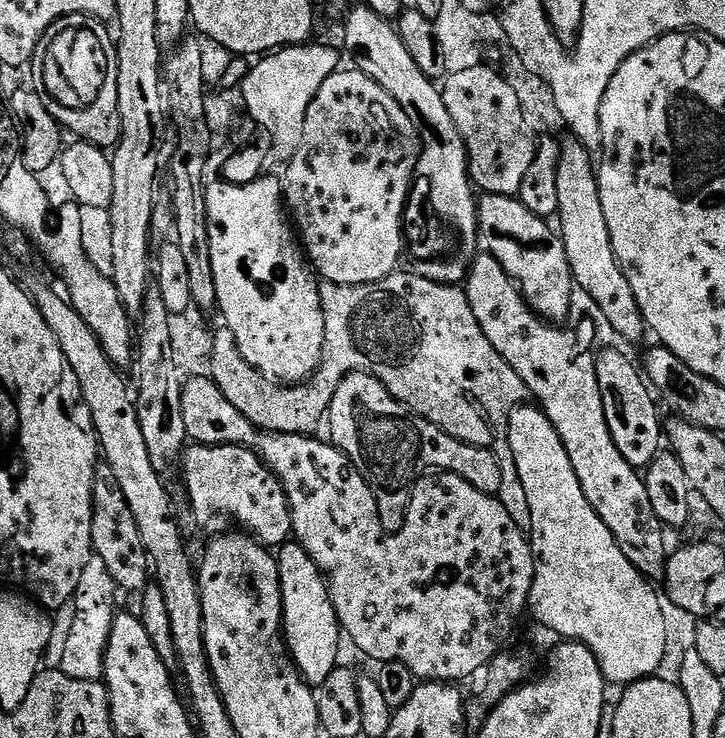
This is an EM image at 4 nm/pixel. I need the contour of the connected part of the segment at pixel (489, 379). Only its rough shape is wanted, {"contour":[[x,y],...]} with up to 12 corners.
{"contour":[[459,287],[318,288],[329,382],[373,376],[463,444],[510,376]]}

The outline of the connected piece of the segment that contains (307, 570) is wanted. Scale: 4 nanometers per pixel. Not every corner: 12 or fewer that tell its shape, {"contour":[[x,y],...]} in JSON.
{"contour":[[297,543],[279,545],[284,640],[305,681],[337,663],[342,629],[326,581]]}

